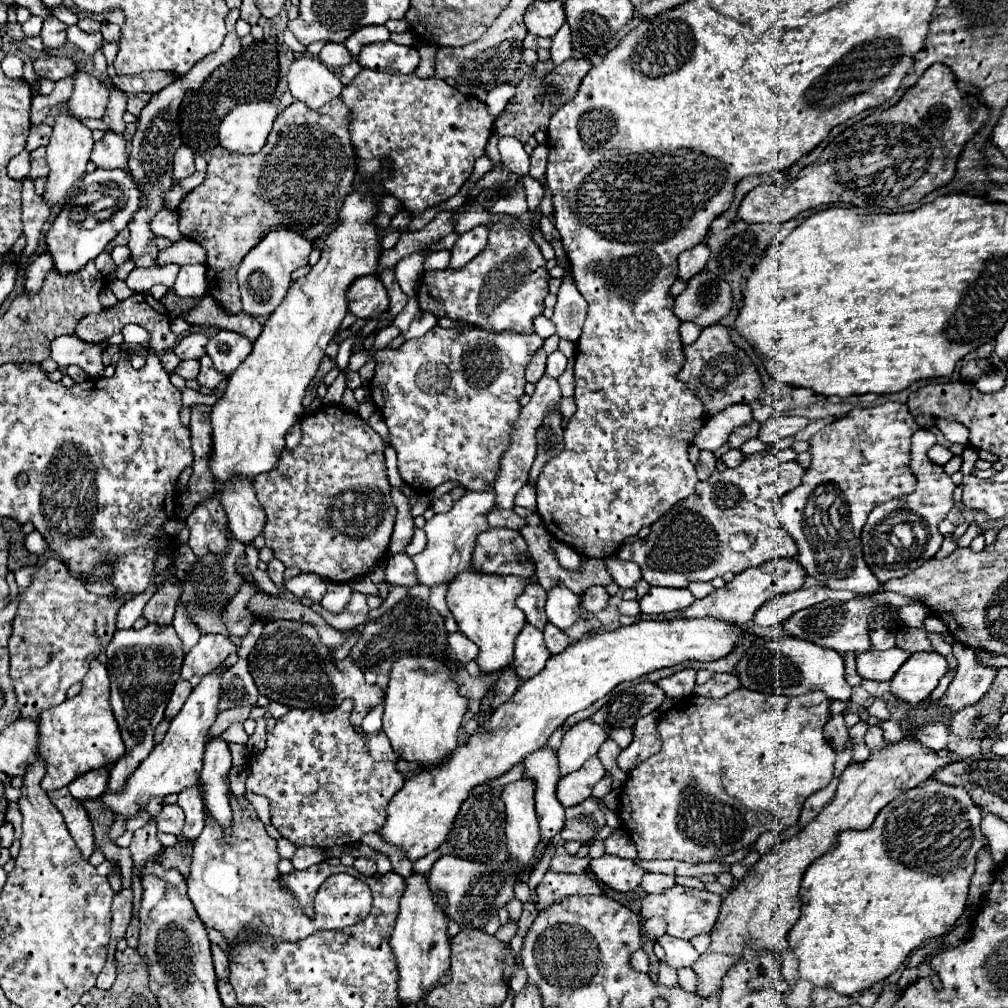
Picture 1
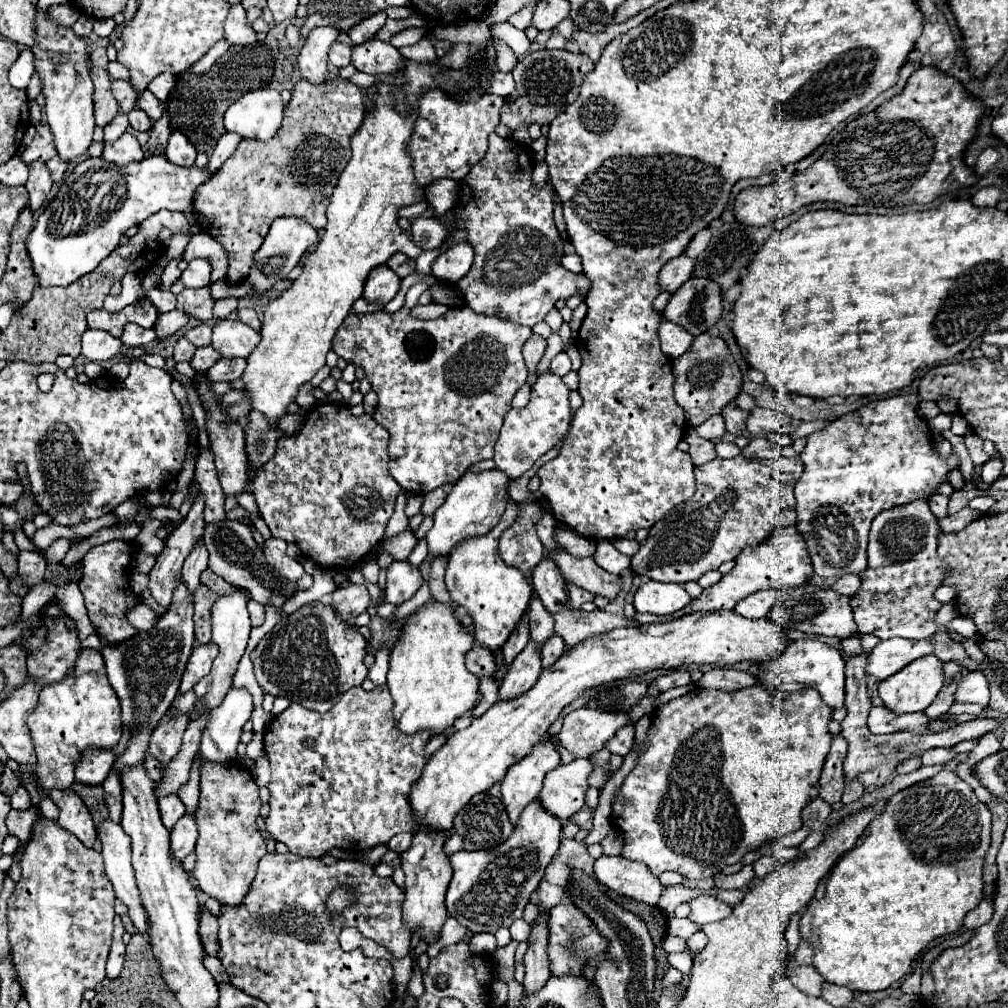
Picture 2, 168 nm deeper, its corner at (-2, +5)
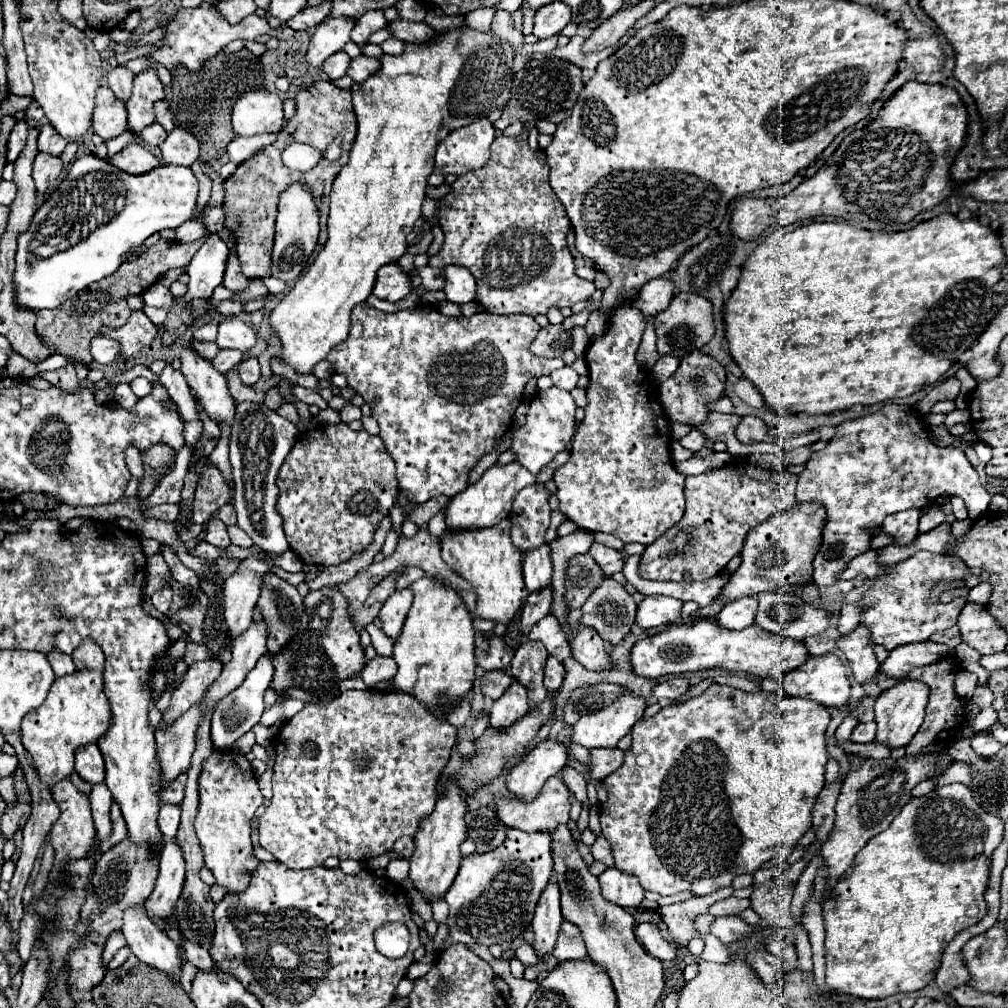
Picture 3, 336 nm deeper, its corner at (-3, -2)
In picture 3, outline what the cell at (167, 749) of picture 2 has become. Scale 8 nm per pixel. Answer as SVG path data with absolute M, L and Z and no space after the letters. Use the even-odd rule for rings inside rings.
M179 774L179 778L171 780L161 790L161 802L163 804L181 804L183 802L183 788L185 788L187 774Z

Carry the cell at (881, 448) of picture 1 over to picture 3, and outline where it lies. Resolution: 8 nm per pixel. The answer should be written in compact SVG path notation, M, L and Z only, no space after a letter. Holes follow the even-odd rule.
M885 404L883 410L847 420L837 426L837 434L825 444L823 450L813 452L805 470L799 474L797 482L797 502L819 502L825 508L827 520L823 526L823 538L819 552L813 560L813 584L817 586L833 586L839 582L845 566L859 554L871 548L871 528L881 526L889 514L909 510L909 508L927 508L939 496L959 496L965 500L965 506L971 514L971 520L979 518L987 512L991 502L991 494L979 480L979 474L965 458L965 452L957 446L939 448L931 442L929 432L925 428L925 420L917 418L915 410L907 404Z

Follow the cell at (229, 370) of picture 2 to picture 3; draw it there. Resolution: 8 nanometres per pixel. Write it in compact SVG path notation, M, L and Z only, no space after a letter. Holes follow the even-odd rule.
M251 356L251 358L245 358L239 366L237 366L237 374L239 374L239 378L241 378L241 382L243 384L247 384L247 386L253 386L257 380L259 380L259 362L257 362L257 358L255 356Z

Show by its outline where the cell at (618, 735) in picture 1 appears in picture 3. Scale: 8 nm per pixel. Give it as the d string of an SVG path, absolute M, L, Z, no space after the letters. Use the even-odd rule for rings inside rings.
M611 748L611 750L591 750L591 778L605 778L607 774L611 774L613 770L617 770L623 764L623 756L625 752L619 748Z

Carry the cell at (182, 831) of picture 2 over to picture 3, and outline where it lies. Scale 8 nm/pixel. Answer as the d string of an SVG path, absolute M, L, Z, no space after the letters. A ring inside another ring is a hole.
M171 840L161 850L159 876L151 896L147 898L149 916L159 924L159 928L163 928L167 918L171 918L173 906L183 890L183 882L185 882L183 850L175 840Z

